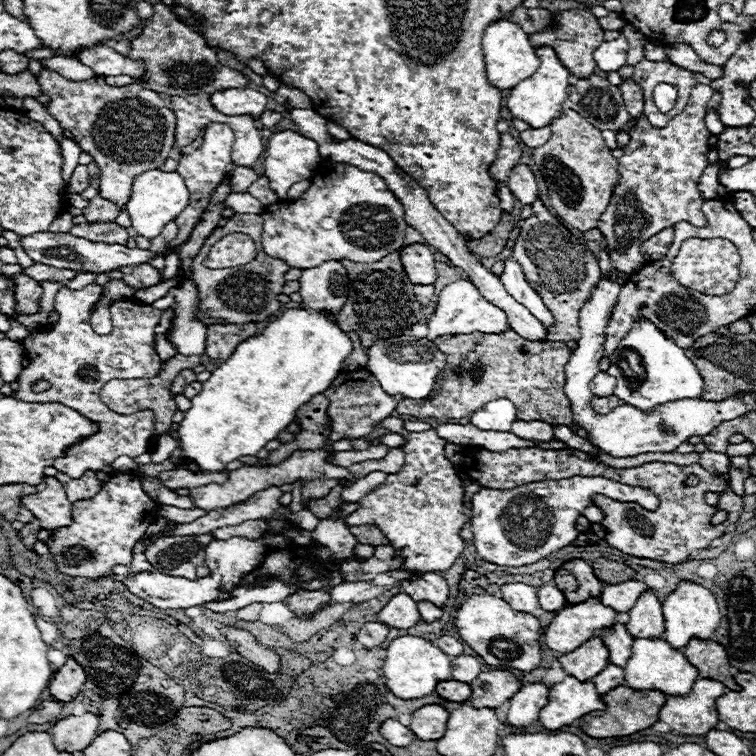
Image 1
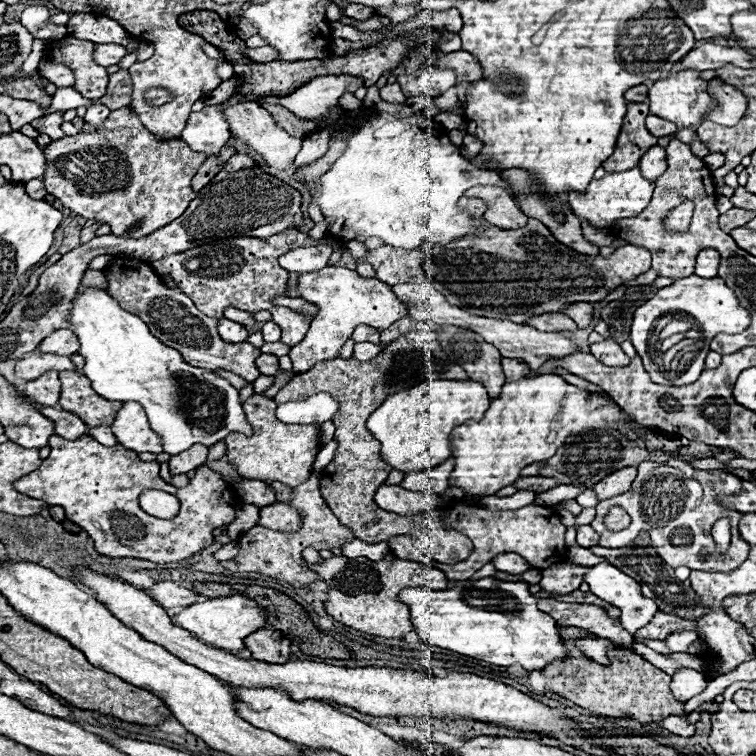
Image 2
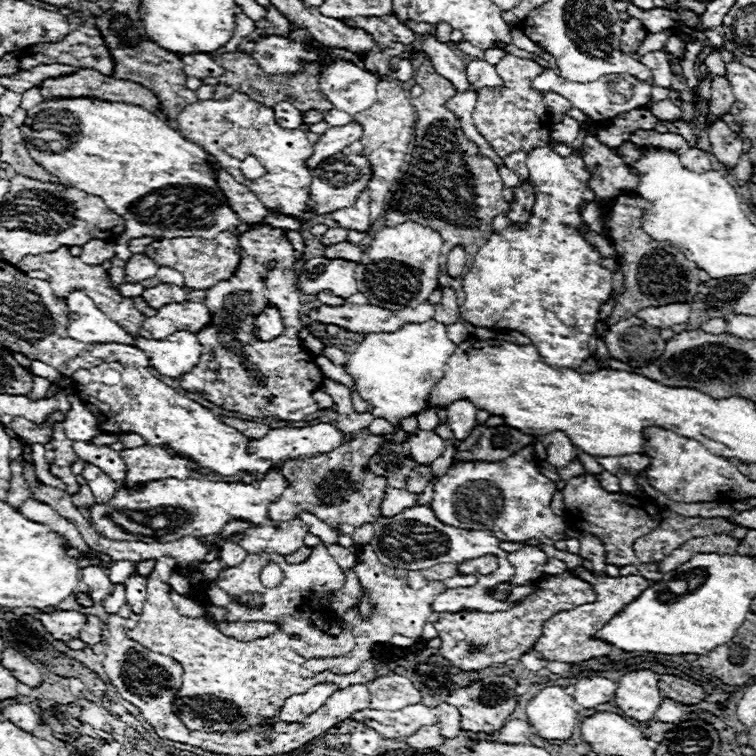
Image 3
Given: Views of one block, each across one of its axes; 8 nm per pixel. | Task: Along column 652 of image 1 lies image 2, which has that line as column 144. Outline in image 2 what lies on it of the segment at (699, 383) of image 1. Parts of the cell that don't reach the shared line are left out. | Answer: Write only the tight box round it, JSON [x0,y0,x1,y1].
[70,290,252,456]

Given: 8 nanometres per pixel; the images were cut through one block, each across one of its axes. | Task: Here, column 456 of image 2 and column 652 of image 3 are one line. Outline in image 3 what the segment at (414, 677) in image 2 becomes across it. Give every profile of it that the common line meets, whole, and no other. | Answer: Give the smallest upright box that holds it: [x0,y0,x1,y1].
[614,670,662,722]

